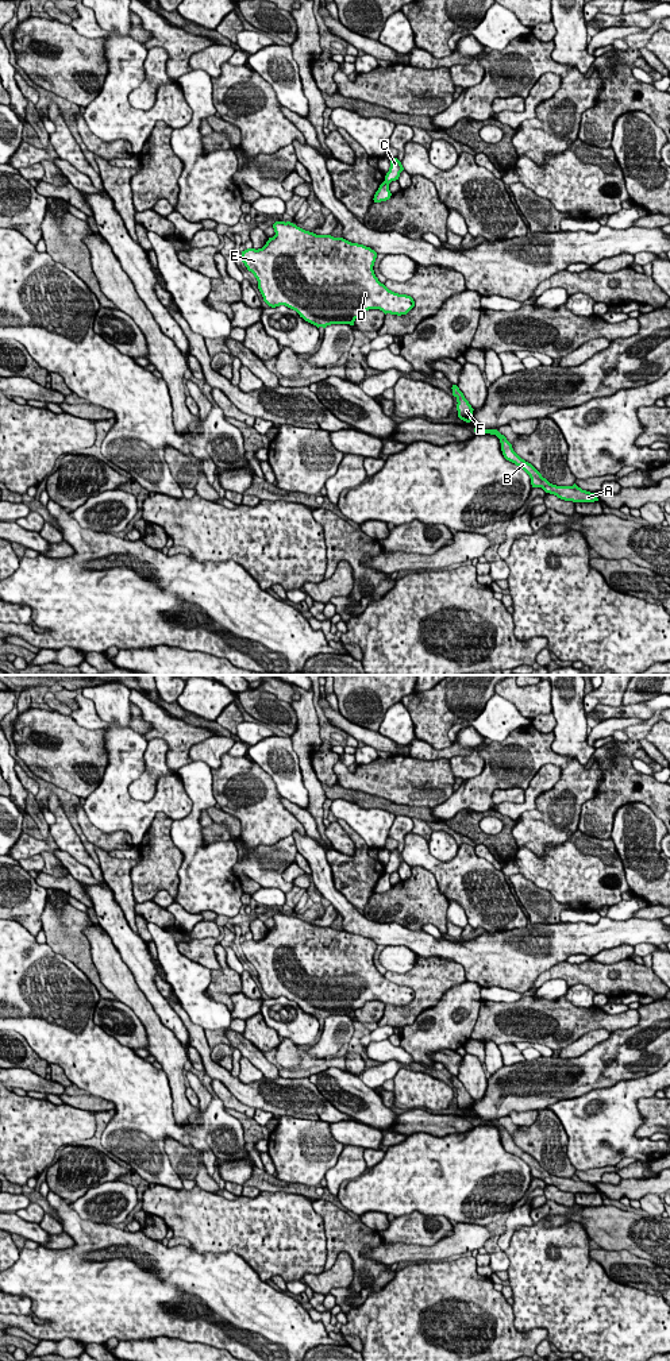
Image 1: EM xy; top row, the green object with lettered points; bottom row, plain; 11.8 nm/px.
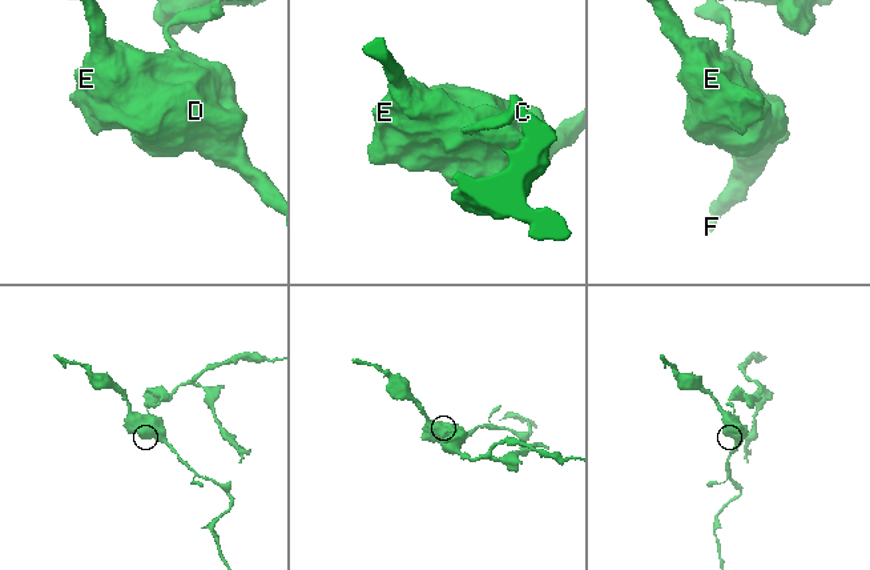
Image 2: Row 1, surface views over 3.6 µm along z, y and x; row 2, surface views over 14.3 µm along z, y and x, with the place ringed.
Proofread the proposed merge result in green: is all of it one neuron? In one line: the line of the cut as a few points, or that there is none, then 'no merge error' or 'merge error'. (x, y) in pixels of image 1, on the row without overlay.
xy (385, 871), (389, 874) | merge error

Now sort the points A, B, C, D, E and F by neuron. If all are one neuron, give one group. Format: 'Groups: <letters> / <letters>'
Groups: A B D E F / C

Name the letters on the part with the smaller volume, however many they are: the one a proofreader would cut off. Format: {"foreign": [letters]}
{"foreign": ["C"]}

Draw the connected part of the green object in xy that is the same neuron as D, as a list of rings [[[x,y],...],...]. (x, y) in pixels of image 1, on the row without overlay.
[[[276,913],[273,919],[276,926],[262,940],[242,942],[242,953],[257,969],[258,980],[269,998],[285,996],[317,1019],[331,1015],[354,1017],[369,1000],[401,1007],[415,998],[411,987],[394,984],[378,972],[373,961],[377,944],[370,938],[343,929],[316,926],[290,913]]]

